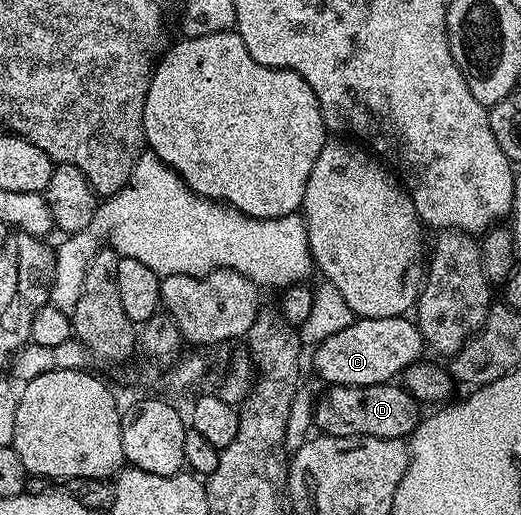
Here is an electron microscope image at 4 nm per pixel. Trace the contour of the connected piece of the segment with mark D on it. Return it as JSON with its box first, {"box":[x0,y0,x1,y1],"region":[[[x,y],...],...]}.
{"box":[313,382,420,440],"region":[[[397,382],[377,383],[367,387],[327,386],[314,405],[313,426],[332,437],[380,437],[405,440],[420,422],[420,404]]]}

